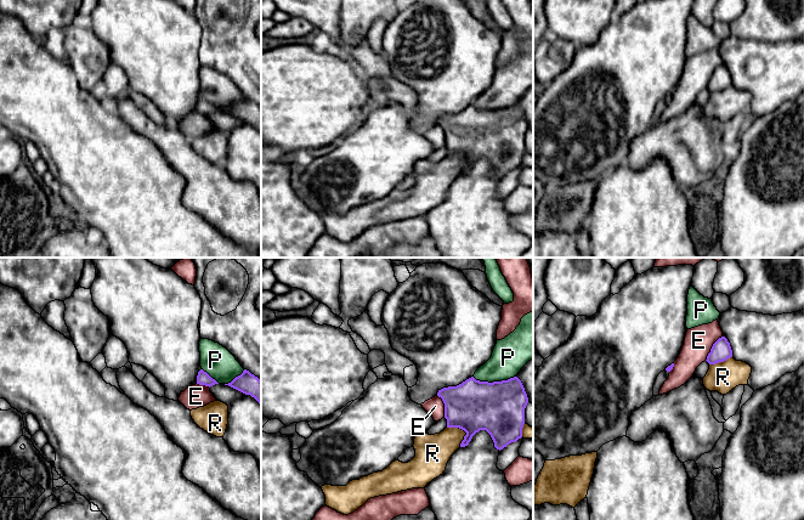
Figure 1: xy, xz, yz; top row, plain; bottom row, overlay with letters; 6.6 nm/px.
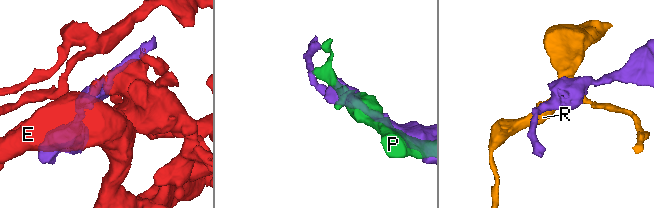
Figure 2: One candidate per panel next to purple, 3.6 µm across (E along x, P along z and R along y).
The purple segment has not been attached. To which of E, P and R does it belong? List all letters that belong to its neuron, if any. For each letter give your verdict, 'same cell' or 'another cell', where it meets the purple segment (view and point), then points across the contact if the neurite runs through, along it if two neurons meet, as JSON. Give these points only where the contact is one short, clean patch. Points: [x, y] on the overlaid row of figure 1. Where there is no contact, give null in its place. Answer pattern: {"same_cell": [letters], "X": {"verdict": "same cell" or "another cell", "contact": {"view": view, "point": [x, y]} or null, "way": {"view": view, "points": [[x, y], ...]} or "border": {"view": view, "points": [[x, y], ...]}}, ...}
{"same_cell": [], "E": {"verdict": "another cell", "contact": {"view": "yz", "point": [712, 348]}}, "P": {"verdict": "another cell", "contact": {"view": "xz", "point": [493, 382]}}, "R": {"verdict": "another cell", "contact": {"view": "xz", "point": [463, 429]}}}

